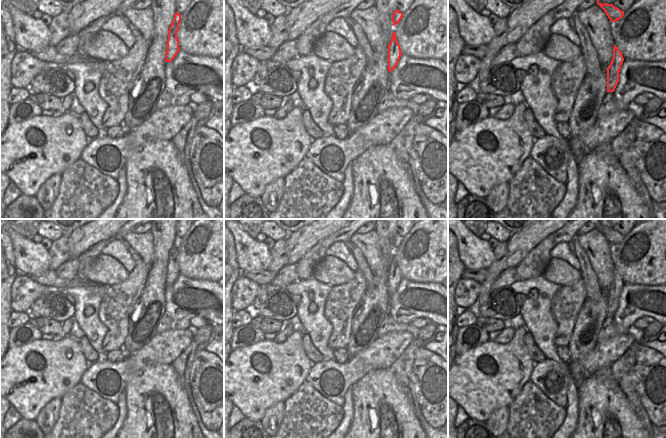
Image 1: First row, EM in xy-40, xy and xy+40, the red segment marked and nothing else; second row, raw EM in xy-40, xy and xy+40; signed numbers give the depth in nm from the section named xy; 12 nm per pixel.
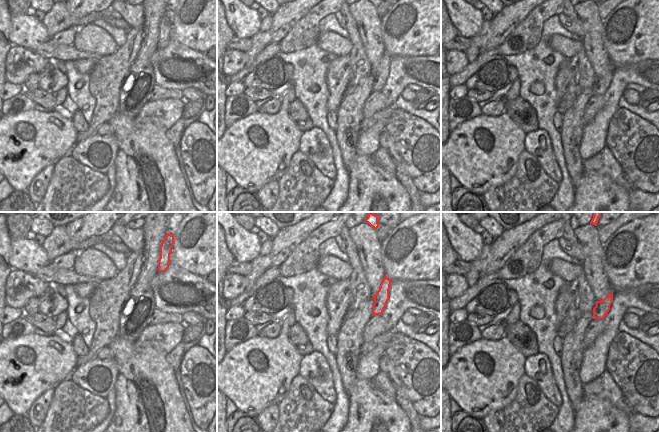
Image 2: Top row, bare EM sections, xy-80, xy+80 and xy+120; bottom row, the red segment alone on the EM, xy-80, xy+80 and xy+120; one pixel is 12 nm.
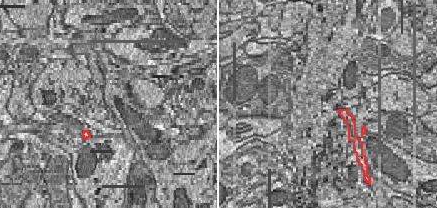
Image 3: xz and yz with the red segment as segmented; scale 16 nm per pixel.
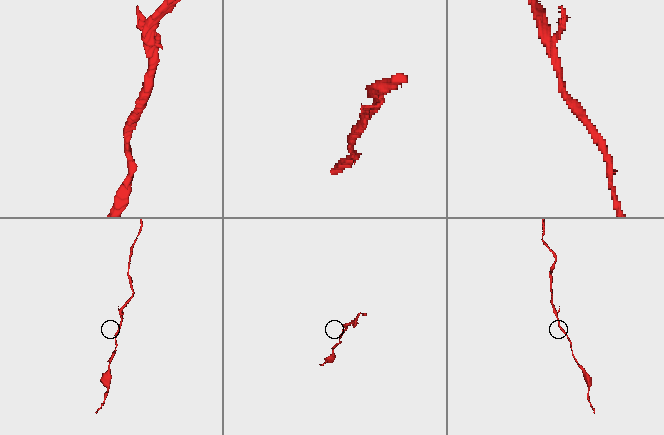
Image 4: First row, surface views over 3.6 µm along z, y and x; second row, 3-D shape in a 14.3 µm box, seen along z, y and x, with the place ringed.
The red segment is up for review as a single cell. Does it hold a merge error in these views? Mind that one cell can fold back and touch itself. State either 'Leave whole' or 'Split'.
Leave whole.

